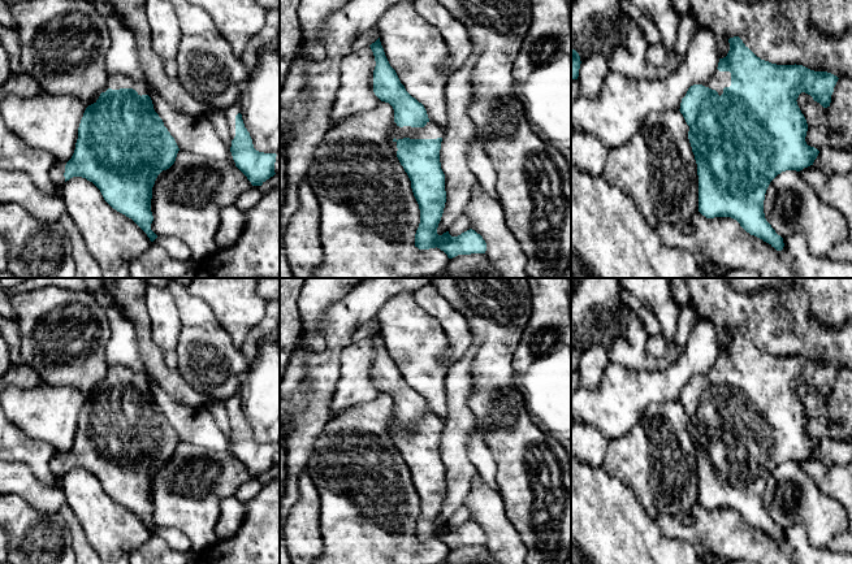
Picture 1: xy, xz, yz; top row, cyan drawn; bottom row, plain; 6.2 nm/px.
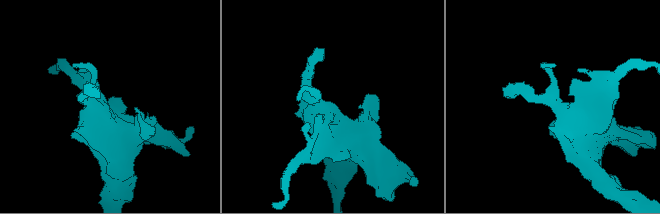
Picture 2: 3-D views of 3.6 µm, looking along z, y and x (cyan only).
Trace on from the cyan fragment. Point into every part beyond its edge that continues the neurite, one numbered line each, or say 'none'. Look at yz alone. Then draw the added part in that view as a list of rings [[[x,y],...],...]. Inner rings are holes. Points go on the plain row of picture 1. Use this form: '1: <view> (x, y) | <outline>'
1: yz (719, 371) | [[[718,360],[714,363],[712,369],[702,374],[702,377],[715,381],[721,387],[723,385],[725,378],[731,377],[731,364],[730,363],[719,363]]]

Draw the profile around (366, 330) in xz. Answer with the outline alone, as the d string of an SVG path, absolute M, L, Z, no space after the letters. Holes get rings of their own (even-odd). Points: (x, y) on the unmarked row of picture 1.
M373 318L371 321L367 321L363 324L355 333L351 335L353 342L359 342L362 339L369 338L372 334L375 334L379 330L379 321L377 318Z

